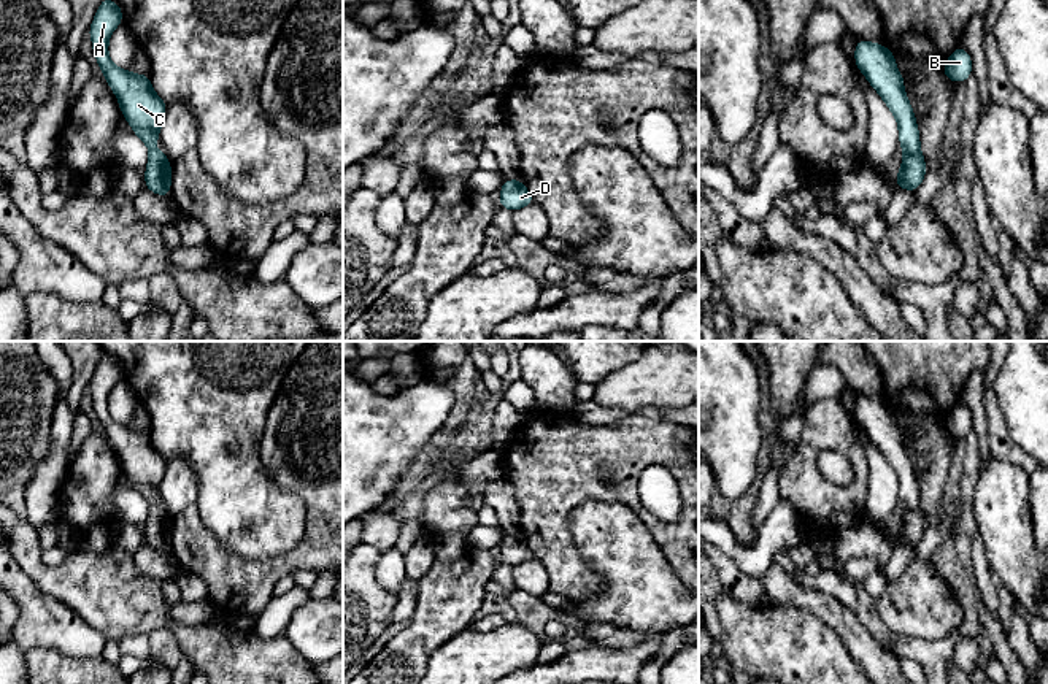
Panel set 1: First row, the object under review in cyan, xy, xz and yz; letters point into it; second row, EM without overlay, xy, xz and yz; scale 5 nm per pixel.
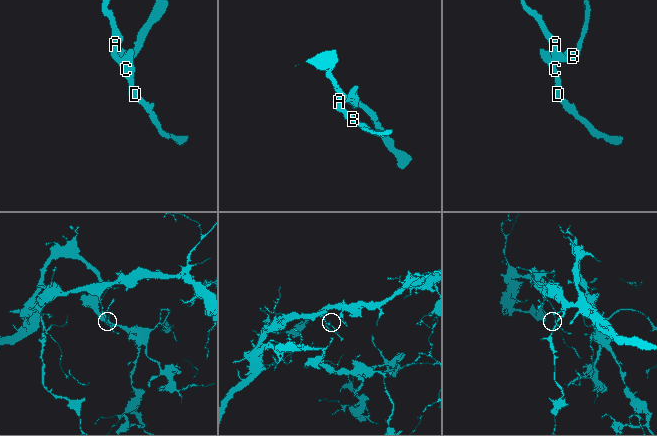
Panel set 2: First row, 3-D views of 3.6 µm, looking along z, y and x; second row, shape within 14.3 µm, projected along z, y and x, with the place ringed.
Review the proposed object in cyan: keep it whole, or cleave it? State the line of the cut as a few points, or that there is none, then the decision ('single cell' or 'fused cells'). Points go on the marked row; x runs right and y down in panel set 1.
no cut; single cell

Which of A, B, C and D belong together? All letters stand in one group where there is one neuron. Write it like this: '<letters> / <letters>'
A B C D

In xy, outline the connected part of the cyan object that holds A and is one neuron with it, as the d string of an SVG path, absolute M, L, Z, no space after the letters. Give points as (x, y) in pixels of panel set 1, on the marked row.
M102 0L89 35L92 40L94 56L100 65L105 81L116 94L122 116L133 129L135 135L148 146L149 157L144 171L146 189L170 197L171 167L167 154L156 148L160 135L160 125L165 119L167 105L152 90L149 73L135 75L129 70L118 68L108 56L108 41L113 30L122 24L121 6L114 0Z

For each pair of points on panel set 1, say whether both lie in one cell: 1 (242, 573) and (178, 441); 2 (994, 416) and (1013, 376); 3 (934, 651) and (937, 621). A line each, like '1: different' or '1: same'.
1: different
2: different
3: different

